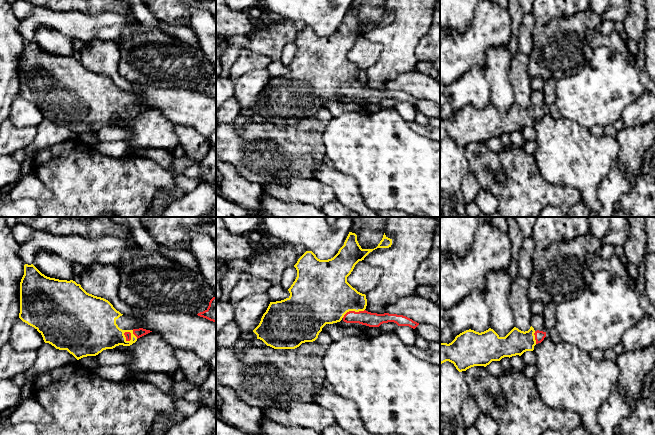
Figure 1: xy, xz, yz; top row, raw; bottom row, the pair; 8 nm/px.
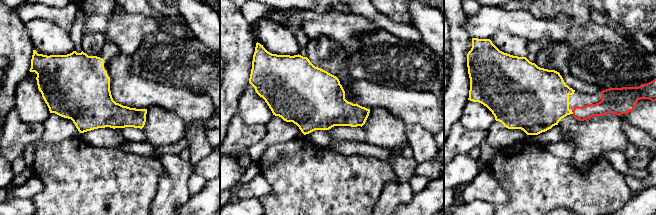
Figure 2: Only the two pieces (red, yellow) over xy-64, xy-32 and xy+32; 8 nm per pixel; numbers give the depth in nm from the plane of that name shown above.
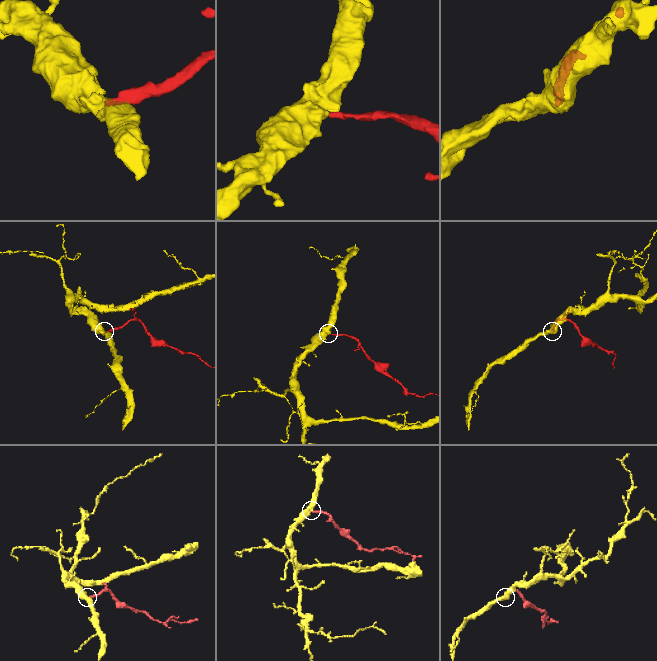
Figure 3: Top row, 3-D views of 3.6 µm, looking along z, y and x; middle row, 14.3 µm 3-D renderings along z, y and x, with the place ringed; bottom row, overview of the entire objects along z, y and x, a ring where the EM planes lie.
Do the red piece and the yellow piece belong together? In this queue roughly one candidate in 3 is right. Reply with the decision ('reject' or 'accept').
accept

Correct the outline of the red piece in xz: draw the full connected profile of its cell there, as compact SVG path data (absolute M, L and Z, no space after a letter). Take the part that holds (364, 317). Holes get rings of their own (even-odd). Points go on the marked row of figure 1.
M349 232L344 245L331 259L320 260L312 251L306 251L294 265L297 277L288 289L290 296L284 300L270 302L259 325L253 330L257 339L274 349L295 349L302 343L313 342L326 324L343 320L346 323L359 323L369 327L379 327L383 323L394 322L398 326L409 326L415 329L419 323L397 314L377 314L366 311L366 295L358 292L348 282L347 277L355 265L377 248L389 248L392 239L385 233L374 249L362 249L357 235Z

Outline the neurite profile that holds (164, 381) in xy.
M138 372L135 374L138 381L147 381L169 395L172 390L173 379L171 375L165 373L143 373Z

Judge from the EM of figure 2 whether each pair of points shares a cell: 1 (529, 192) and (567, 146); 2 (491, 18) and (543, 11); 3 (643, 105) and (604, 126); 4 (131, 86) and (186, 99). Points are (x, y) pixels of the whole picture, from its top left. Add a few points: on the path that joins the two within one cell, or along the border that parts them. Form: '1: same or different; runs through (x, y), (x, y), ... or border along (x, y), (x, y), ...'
1: different; border along (545, 147), (552, 154), (569, 160)
2: different; border along (523, 10), (540, 18), (554, 18)
3: different; border along (619, 116), (622, 120)
4: same; runs through (145, 93), (155, 93), (172, 98)

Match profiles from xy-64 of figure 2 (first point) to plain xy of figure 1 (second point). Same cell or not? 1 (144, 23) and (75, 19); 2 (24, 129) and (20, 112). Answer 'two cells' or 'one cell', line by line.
1: one cell
2: two cells

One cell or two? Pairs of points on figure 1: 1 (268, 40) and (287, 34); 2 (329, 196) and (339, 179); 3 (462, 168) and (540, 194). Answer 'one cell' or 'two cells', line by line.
1: one cell
2: two cells
3: two cells

